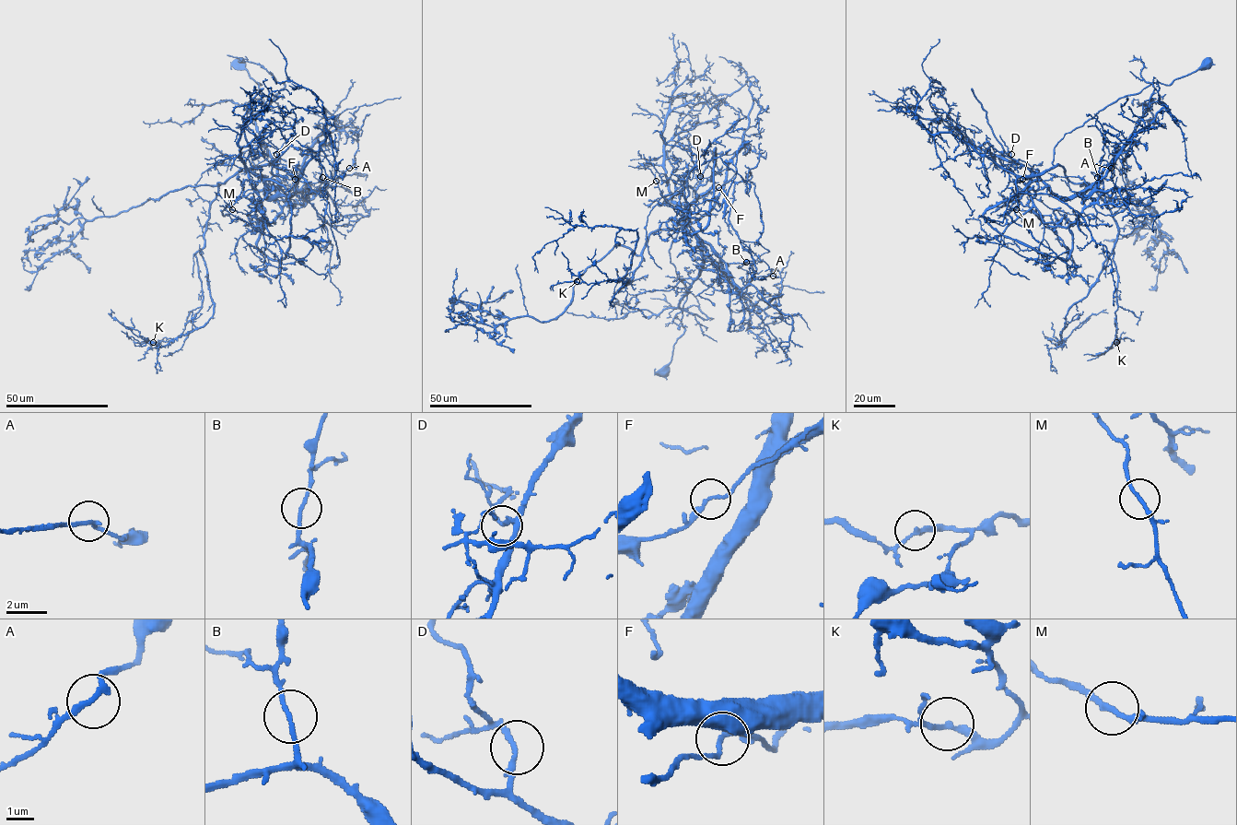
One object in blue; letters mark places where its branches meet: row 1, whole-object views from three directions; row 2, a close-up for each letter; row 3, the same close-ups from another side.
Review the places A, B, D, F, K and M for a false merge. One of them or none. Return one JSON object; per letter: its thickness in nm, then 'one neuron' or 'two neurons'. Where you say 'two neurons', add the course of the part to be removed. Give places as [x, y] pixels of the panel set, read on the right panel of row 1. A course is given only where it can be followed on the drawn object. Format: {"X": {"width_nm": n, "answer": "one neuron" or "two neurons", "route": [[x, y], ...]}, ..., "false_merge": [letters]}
{"A": {"width_nm": 200, "answer": "one neuron"}, "B": {"width_nm": 160, "answer": "one neuron"}, "D": {"width_nm": 170, "answer": "one neuron"}, "F": {"width_nm": 170, "answer": "two neurons", "route": [[1022, 179], [1060, 165], [1093, 189], [1118, 230], [1098, 280], [1067, 311], [1061, 347], [1107, 312]]}, "K": {"width_nm": 180, "answer": "one neuron"}, "M": {"width_nm": 180, "answer": "one neuron"}, "false_merge": ["F"]}

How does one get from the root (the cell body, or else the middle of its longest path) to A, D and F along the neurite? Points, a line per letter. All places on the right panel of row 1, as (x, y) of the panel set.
A: (1206, 64), (1107, 105), (1065, 135), (1053, 167), (1032, 175), (1060, 197), (1074, 197), (1123, 190), (1111, 168)
D: (1206, 64), (1169, 85), (1153, 82), (1107, 105), (1065, 135), (1054, 147), (1054, 166), (1038, 174), (1011, 154)
F: (1206, 64), (1169, 85), (1153, 82), (1107, 105), (1065, 135), (1054, 147), (1053, 167), (1022, 179)

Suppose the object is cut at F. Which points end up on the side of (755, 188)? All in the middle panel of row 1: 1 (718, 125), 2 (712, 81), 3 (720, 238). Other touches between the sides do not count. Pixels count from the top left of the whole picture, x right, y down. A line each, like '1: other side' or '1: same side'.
1: other side
2: other side
3: other side

